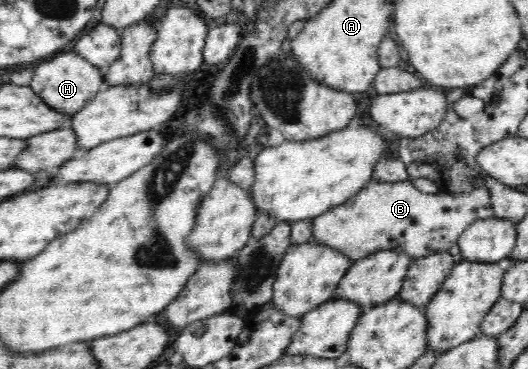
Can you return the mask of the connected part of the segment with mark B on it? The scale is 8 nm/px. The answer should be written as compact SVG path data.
M407 179L401 182L369 180L363 190L312 219L312 238L334 248L354 263L379 250L400 250L413 259L447 252L473 222L495 217L487 185L467 194L425 194Z

